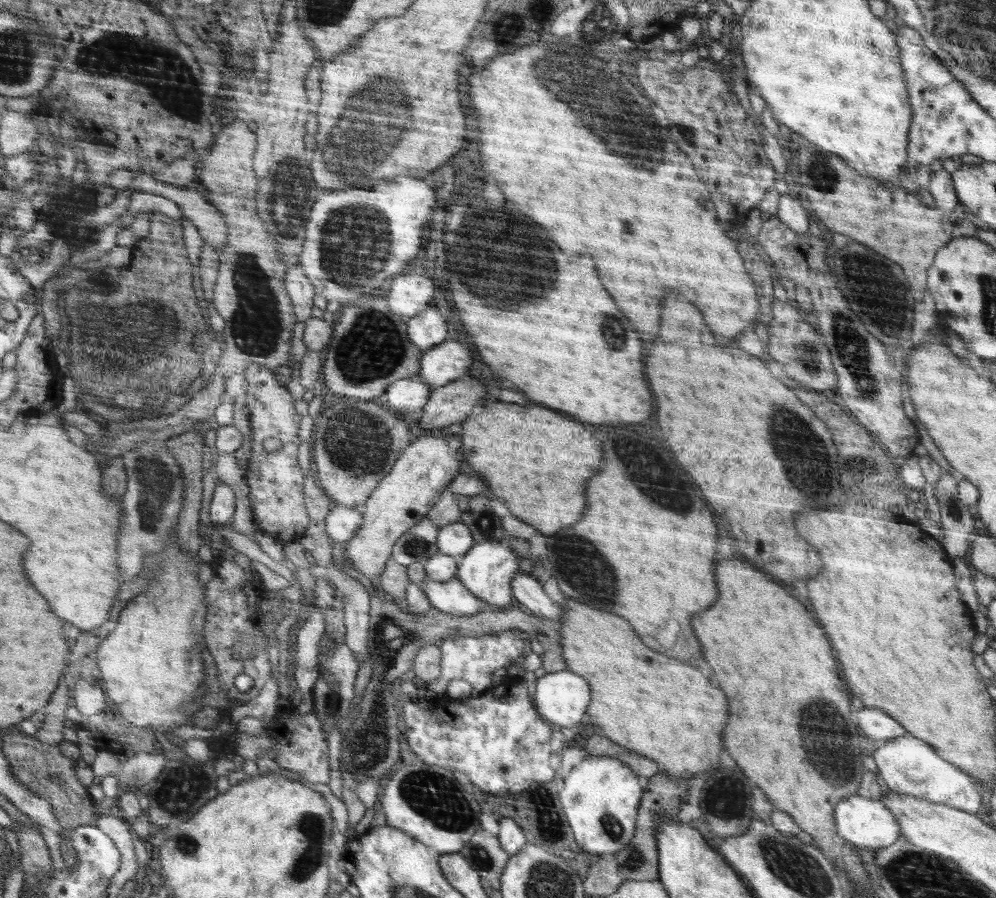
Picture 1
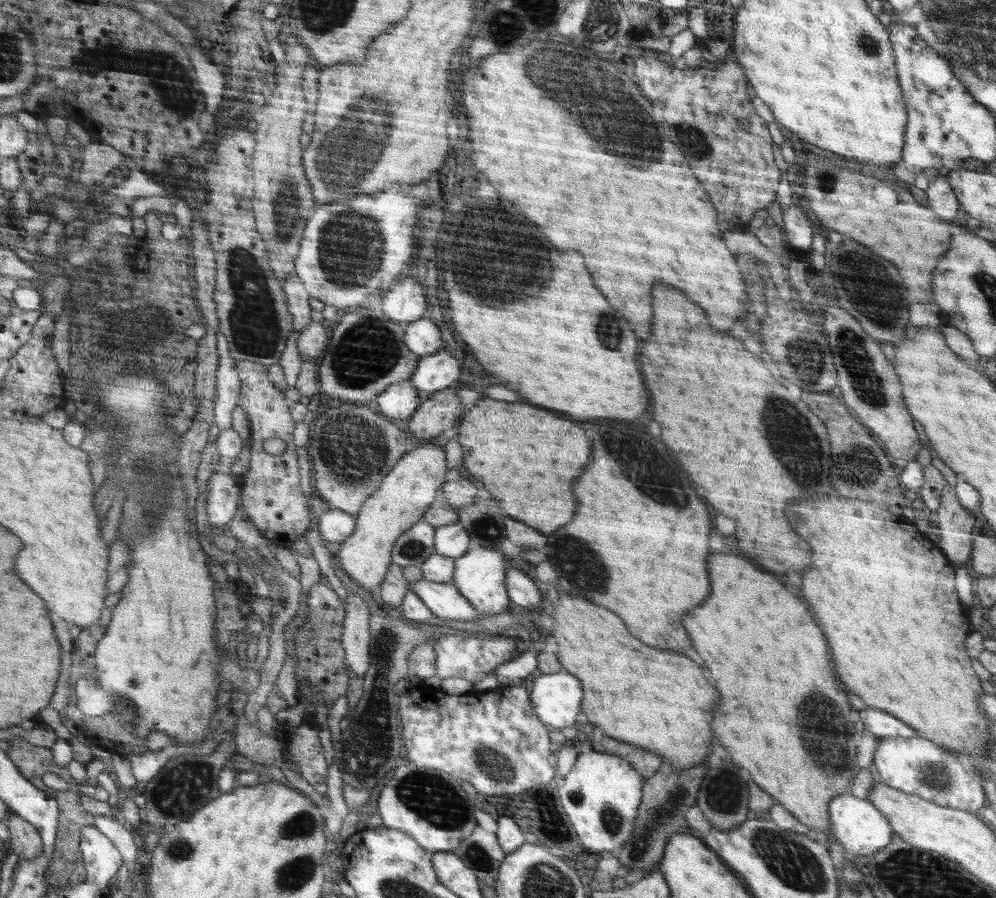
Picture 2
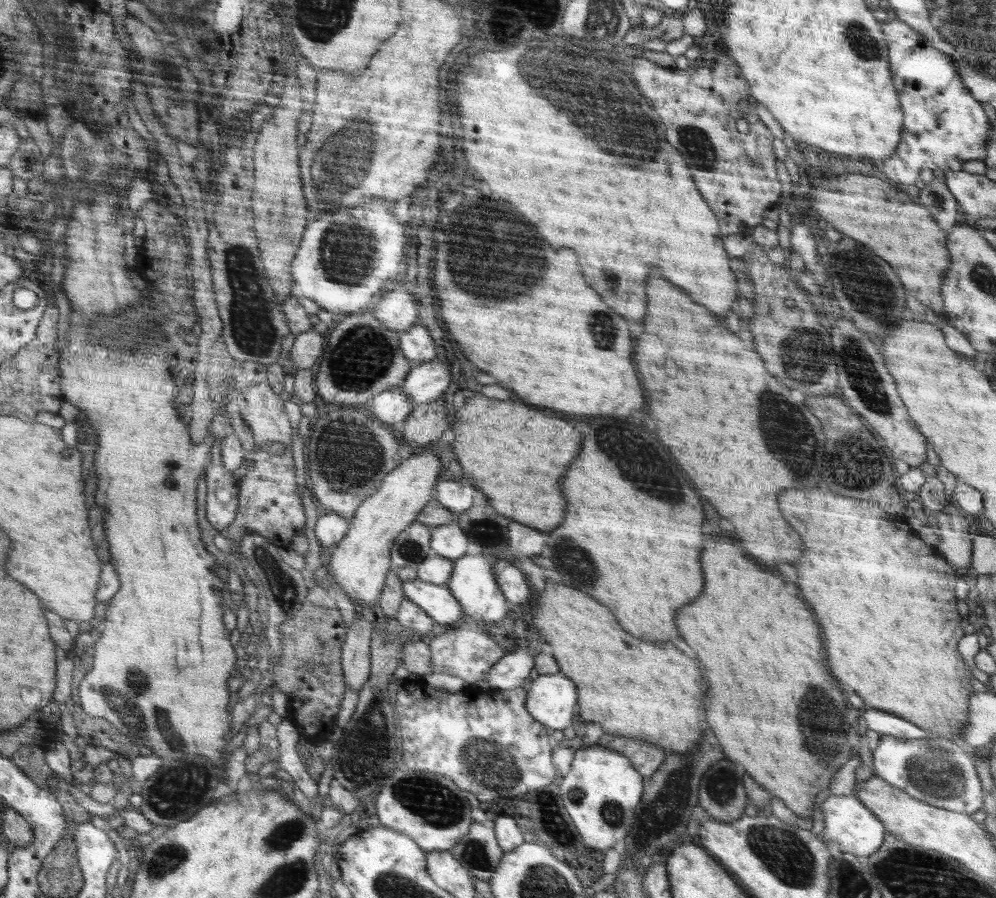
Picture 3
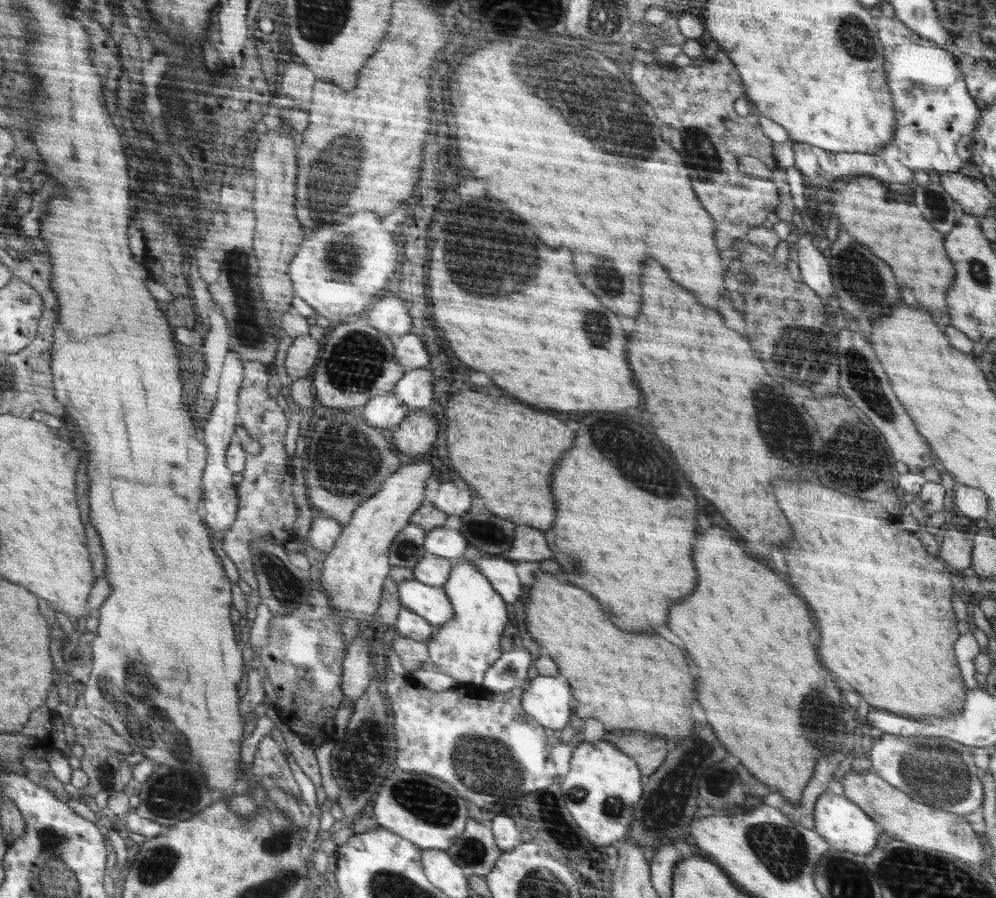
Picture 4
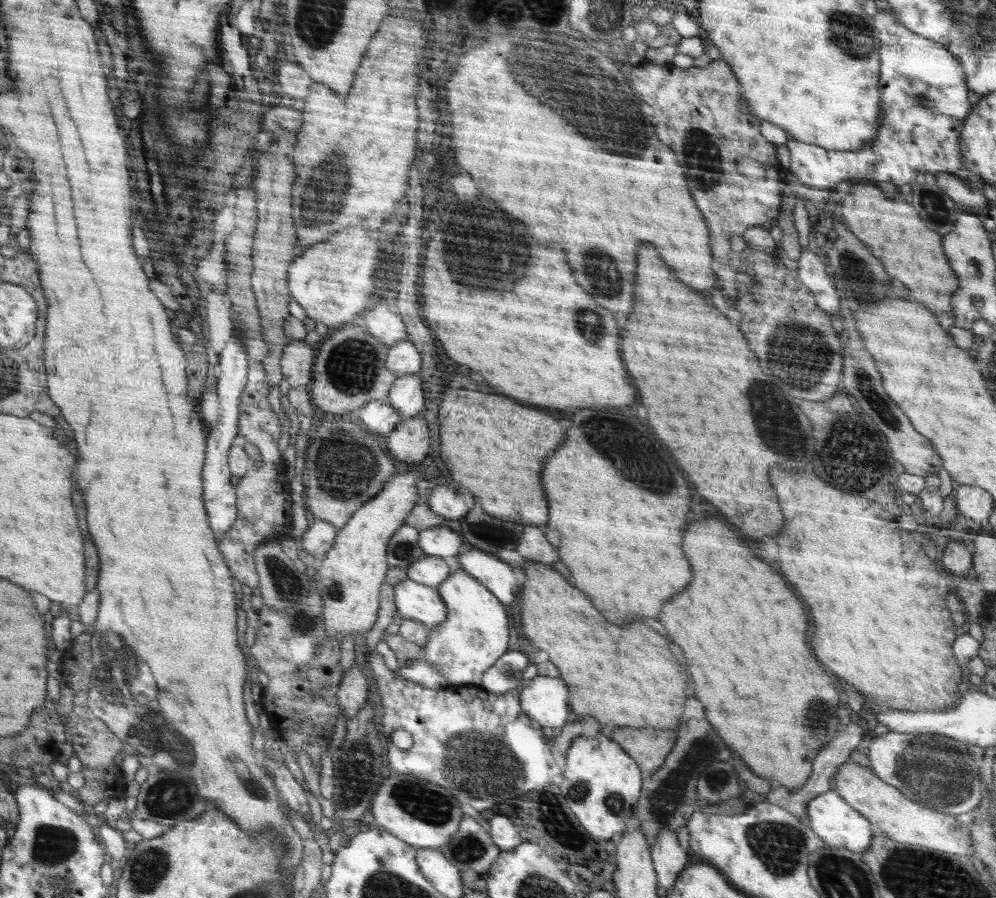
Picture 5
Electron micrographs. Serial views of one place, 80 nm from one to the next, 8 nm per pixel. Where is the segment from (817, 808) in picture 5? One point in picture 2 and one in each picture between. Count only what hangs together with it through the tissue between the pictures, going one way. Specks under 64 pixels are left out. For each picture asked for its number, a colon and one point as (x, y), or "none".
2: (861, 828)
3: (856, 830)
4: (844, 826)

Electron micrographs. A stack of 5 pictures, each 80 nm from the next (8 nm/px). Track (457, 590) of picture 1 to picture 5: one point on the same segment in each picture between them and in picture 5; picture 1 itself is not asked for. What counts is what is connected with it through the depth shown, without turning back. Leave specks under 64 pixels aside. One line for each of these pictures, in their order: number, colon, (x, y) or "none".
2: (444, 600)
3: (436, 600)
4: (432, 603)
5: (414, 600)

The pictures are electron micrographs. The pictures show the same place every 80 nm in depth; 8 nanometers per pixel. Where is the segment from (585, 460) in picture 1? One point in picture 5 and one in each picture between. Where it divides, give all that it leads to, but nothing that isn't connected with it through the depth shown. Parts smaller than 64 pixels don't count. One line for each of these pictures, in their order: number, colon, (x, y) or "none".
2: (529, 468)
3: (505, 446)
4: (500, 447)
5: (500, 464)

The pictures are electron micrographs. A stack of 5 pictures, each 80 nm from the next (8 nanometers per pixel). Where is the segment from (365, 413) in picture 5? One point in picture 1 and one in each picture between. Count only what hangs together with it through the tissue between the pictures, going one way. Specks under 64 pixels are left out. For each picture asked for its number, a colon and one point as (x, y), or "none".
1: (405, 398)
2: (399, 402)
3: (392, 407)
4: (385, 411)

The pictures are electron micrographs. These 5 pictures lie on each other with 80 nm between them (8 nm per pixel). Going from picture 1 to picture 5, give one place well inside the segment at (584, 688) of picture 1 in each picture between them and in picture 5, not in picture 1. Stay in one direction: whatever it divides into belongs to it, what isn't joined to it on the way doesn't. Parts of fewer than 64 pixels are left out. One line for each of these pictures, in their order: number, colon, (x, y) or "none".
2: (556, 697)
3: (552, 698)
4: (548, 700)
5: (544, 699)

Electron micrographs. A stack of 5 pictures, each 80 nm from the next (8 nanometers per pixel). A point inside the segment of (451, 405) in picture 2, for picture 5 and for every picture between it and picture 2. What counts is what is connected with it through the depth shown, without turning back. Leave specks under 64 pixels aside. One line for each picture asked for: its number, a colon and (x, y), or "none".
3: (427, 421)
4: (414, 436)
5: (409, 442)

